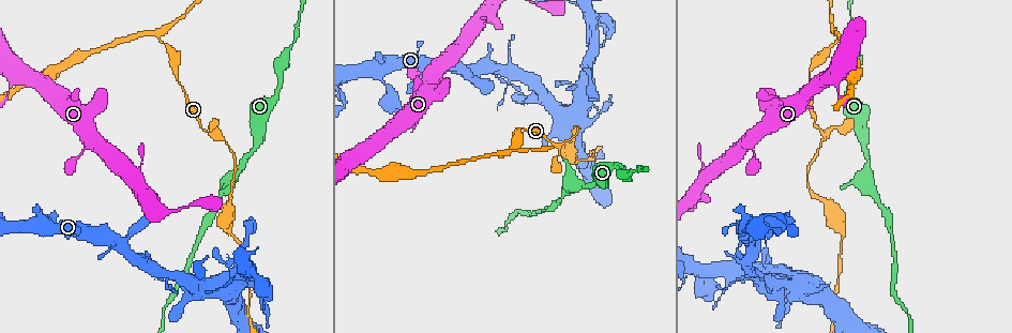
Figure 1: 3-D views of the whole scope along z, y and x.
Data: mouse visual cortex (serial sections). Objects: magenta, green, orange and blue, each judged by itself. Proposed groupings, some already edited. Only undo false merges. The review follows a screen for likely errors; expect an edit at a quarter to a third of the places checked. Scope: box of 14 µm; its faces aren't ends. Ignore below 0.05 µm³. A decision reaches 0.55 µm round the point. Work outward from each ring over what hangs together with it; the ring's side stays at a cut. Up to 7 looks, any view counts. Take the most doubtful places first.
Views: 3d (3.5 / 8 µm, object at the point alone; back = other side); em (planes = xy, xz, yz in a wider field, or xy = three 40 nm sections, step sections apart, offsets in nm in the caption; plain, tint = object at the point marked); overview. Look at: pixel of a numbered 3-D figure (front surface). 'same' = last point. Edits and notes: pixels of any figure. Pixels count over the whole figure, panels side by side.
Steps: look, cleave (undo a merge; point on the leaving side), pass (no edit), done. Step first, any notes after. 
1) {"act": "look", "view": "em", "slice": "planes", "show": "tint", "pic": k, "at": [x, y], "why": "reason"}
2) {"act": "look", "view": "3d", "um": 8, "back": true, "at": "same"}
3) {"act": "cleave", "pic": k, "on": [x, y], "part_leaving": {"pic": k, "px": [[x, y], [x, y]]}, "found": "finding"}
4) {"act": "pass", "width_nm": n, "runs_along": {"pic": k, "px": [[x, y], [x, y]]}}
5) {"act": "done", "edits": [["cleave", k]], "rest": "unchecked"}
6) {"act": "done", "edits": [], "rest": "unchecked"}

{"act": "look", "view": "3d", "um": 3.5, "pic": 1, "at": [497, 152], "why": "three-way junction"}

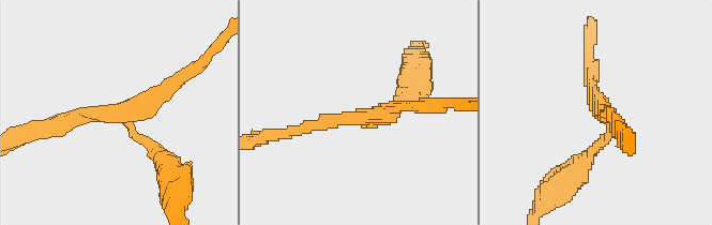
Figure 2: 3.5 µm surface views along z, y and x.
{"act": "look", "view": "em", "slice": "xy", "step": 1, "show": "tint", "pic": 2, "at": [362, 116]}

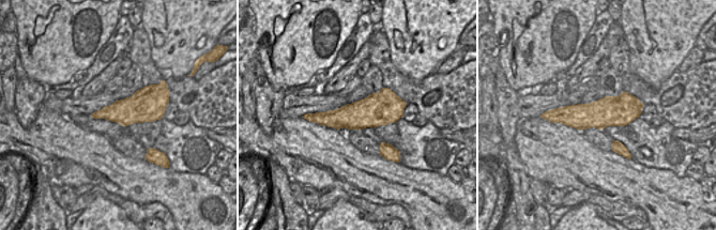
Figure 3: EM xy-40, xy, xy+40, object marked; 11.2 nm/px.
{"act": "cleave", "pic": 2, "on": [328, 117], "arm_widths_nm": [150, 200, 200], "part_leaving": {"pic": 2, "px": [[366, 121], [341, 118], [268, 135]]}, "found": "two cells meet here"}

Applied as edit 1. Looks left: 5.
{"act": "look", "view": "3d", "um": 3.5, "back": true, "pic": 1, "at": [826, 134], "why": "branch point"}

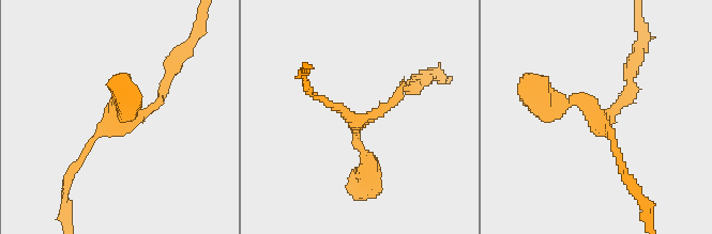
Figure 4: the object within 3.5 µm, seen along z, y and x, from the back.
{"act": "look", "view": "em", "slice": "xy", "step": 3, "show": "tint", "pic": 4, "at": [356, 122]}

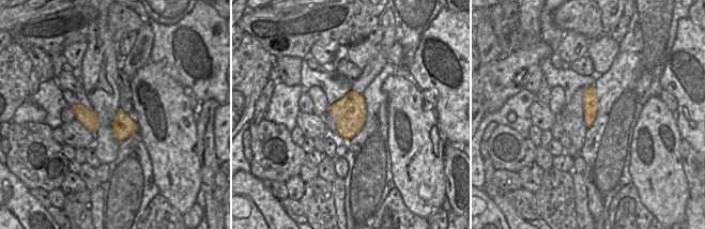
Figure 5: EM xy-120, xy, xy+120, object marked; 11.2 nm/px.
{"act": "pass", "arms": 3, "runs_along": {"pic": 4, "px": [[164, 83], [151, 110], [108, 123], [75, 166]]}, "found": "continuous, no second cell"}

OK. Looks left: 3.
{"act": "look", "view": "3d", "um": 3.5, "pic": 1, "at": [248, 271], "why": "four-way junction"}

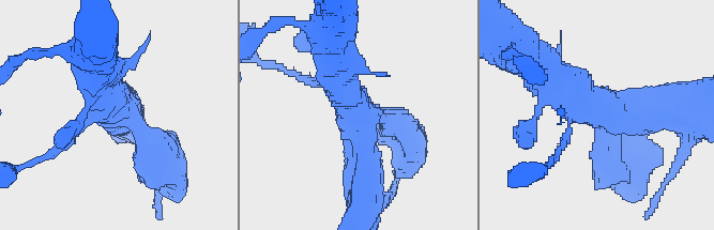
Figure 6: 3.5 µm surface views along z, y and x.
{"act": "look", "view": "em", "slice": "planes", "show": "tint", "pic": 6, "at": [603, 107], "arms": 4, "arm_widths_nm": [100, 350, 450, 500], "why": "need the tissue"}

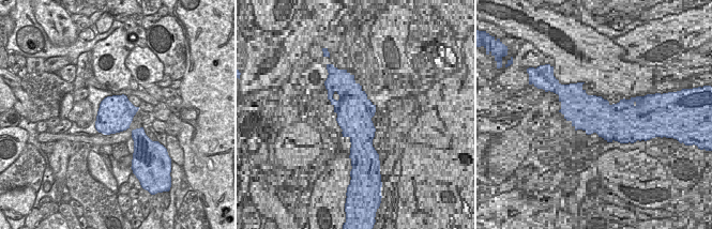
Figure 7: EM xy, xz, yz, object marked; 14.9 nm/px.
{"act": "look", "view": "em", "slice": "xy", "step": 2, "show": "tint", "at": "same", "why": "cut it another way"}

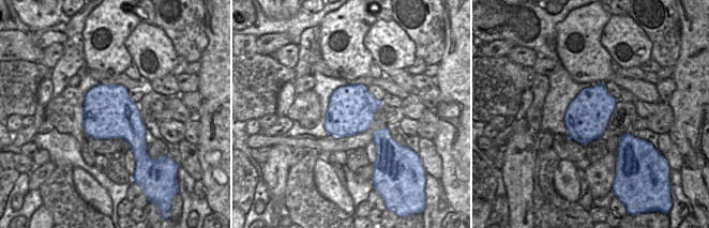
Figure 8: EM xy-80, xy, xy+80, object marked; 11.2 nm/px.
{"act": "pass", "width_nm": 500, "runs_along": {"pic": 6, "px": [[672, 112], [596, 106], [612, 152]]}, "found": "all the same cell"}

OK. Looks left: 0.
{"act": "done", "edits": [["cleave", 2]], "rest": "unchecked"}

